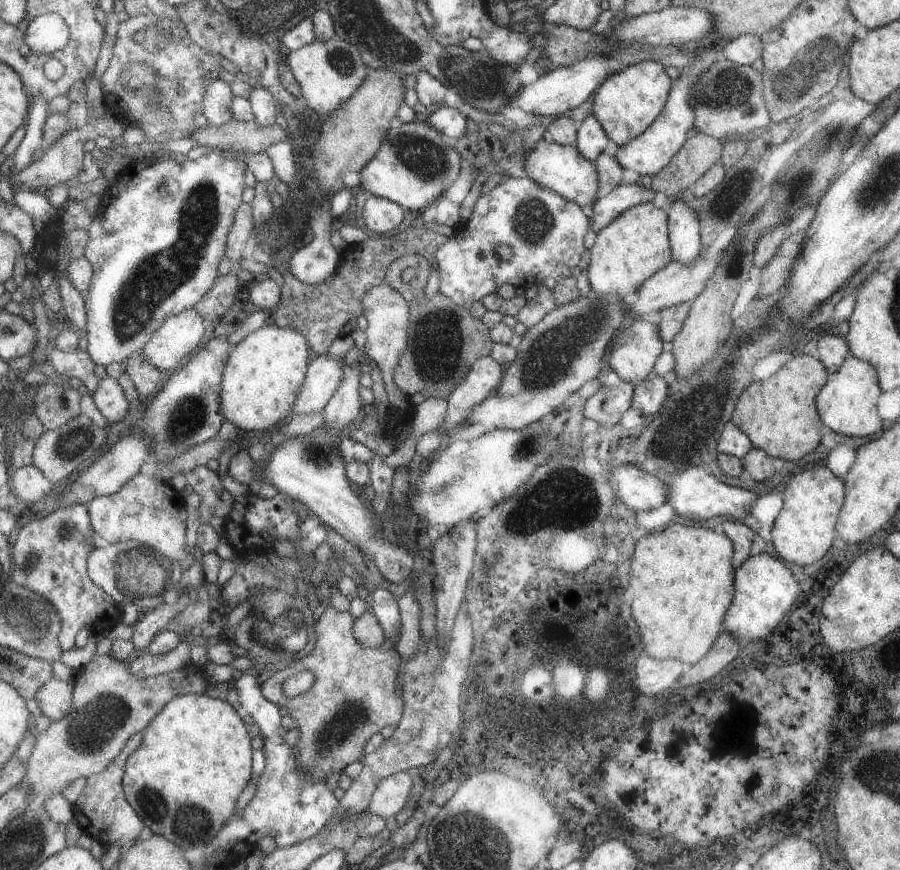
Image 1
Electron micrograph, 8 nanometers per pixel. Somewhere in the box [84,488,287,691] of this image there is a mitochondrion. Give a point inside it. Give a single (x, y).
(138, 574)

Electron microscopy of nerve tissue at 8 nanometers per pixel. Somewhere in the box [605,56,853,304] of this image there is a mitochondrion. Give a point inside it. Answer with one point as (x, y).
(728, 90)

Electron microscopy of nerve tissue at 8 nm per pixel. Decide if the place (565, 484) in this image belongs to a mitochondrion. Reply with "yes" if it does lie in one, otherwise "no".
yes

